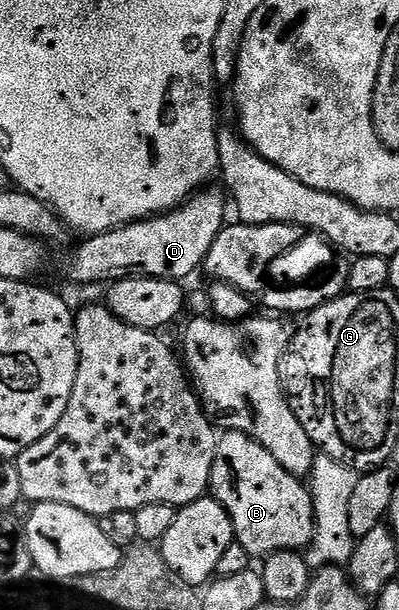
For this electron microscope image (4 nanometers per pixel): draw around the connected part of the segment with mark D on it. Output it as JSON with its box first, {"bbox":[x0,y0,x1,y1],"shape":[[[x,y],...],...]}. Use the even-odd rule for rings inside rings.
{"bbox":[67,189,228,284],"shape":[[[211,189],[200,190],[182,206],[176,206],[166,214],[156,214],[154,218],[142,218],[140,222],[118,226],[108,234],[84,237],[67,266],[68,276],[75,282],[103,282],[102,284],[112,281],[111,273],[114,270],[134,272],[149,278],[184,280],[183,278],[189,277],[195,269],[198,271],[202,267],[206,254],[228,221],[228,199]]]}

